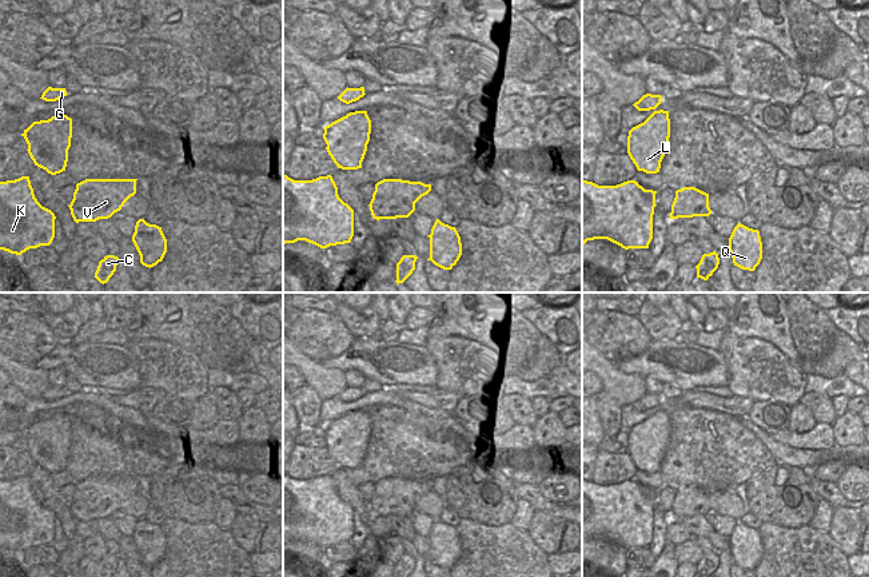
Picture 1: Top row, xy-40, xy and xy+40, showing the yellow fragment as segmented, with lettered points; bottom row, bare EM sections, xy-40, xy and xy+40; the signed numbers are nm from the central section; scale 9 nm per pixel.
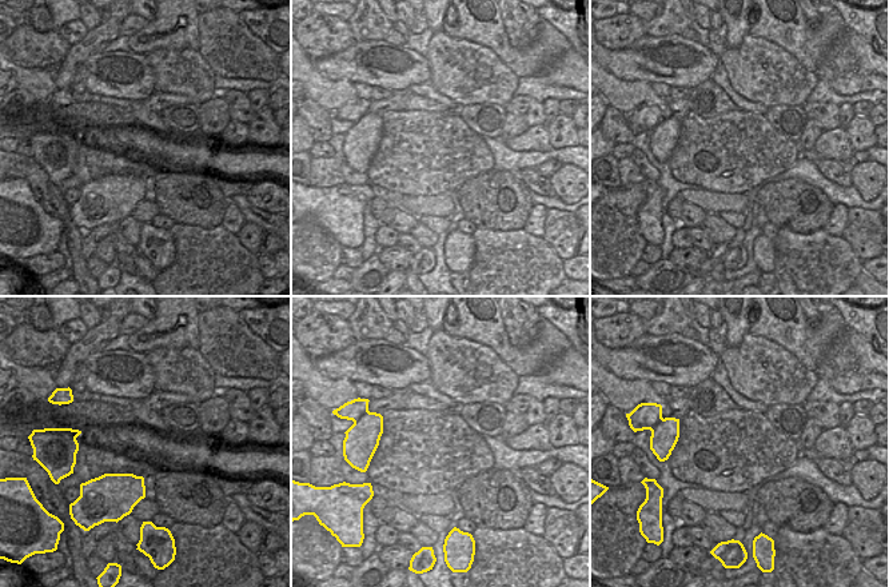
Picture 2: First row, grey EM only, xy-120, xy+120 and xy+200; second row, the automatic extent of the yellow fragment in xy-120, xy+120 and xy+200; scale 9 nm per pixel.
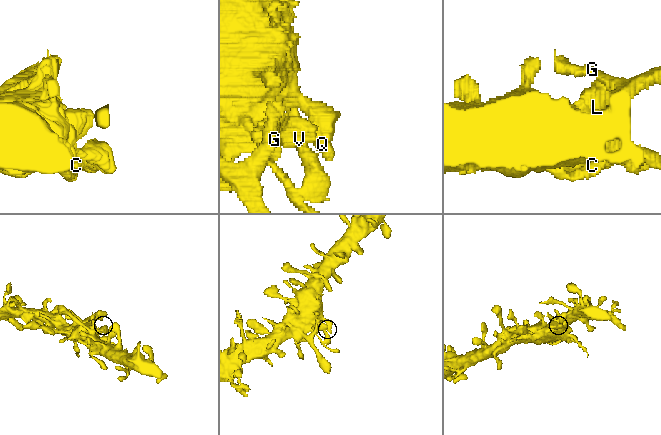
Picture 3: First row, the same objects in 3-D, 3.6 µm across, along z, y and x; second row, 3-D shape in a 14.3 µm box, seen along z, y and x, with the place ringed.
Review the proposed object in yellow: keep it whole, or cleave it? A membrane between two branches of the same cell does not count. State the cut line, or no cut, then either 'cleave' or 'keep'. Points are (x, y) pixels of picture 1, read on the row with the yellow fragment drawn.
no cut | keep

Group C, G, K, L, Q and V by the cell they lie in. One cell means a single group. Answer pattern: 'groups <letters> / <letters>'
groups C G K L Q V

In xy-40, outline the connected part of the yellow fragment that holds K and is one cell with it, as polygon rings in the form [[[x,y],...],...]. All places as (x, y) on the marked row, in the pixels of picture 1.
[[[29,176],[0,182],[0,250],[21,255],[29,248],[49,246],[55,219],[35,198]]]

